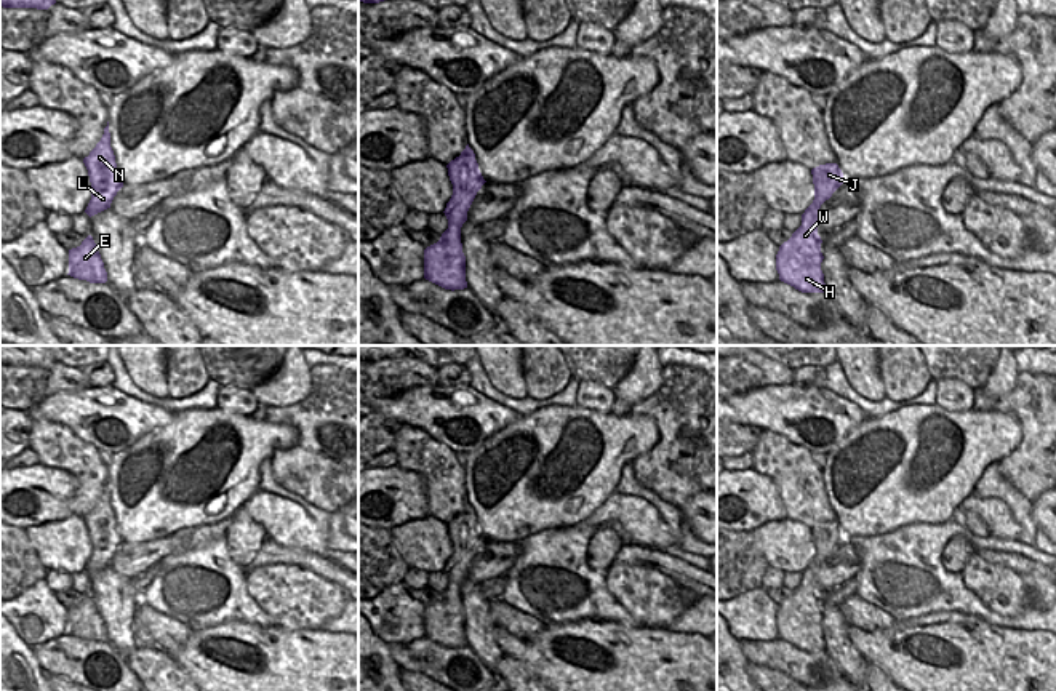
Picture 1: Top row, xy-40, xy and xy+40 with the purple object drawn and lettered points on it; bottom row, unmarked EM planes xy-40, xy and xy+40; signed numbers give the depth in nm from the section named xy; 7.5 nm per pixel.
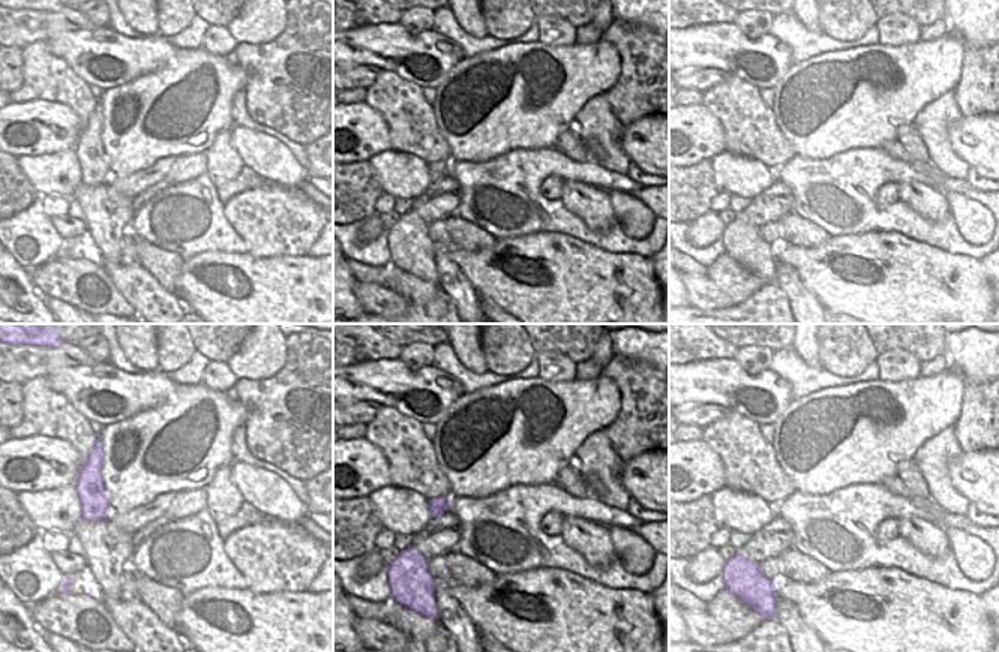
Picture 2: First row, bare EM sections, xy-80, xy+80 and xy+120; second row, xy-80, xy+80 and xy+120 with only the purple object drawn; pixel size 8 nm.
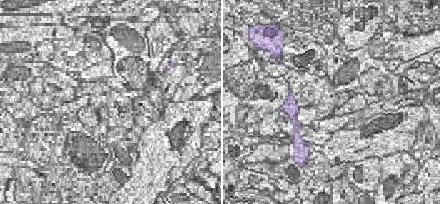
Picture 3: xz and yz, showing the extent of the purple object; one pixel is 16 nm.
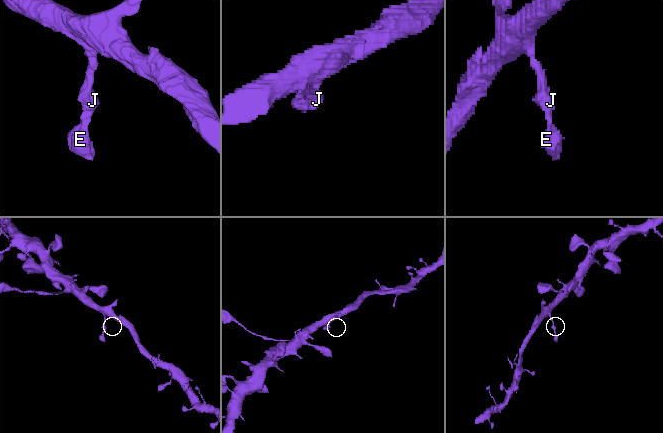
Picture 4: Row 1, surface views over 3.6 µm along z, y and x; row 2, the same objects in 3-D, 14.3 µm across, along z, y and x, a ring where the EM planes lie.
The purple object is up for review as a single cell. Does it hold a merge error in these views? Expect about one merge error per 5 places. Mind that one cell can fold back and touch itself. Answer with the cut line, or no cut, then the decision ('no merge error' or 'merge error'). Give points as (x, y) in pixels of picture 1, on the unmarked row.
no cut | no merge error

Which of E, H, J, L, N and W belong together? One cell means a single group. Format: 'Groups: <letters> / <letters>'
Groups: E H J L N W

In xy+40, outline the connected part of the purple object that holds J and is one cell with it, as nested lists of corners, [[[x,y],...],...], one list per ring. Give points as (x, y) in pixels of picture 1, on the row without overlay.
[[[837,521],[819,523],[811,528],[814,558],[802,573],[802,584],[779,605],[776,629],[779,638],[802,651],[824,651],[821,621],[821,595],[818,593],[818,569],[821,563],[845,541]]]

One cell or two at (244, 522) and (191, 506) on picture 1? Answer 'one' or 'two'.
two

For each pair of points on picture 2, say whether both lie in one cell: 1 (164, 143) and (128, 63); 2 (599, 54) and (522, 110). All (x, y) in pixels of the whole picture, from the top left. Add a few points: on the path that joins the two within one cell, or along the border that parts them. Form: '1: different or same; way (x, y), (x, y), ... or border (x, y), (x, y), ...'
1: different; border (167, 60), (150, 72), (104, 90)
2: same; way (579, 72), (542, 107)

